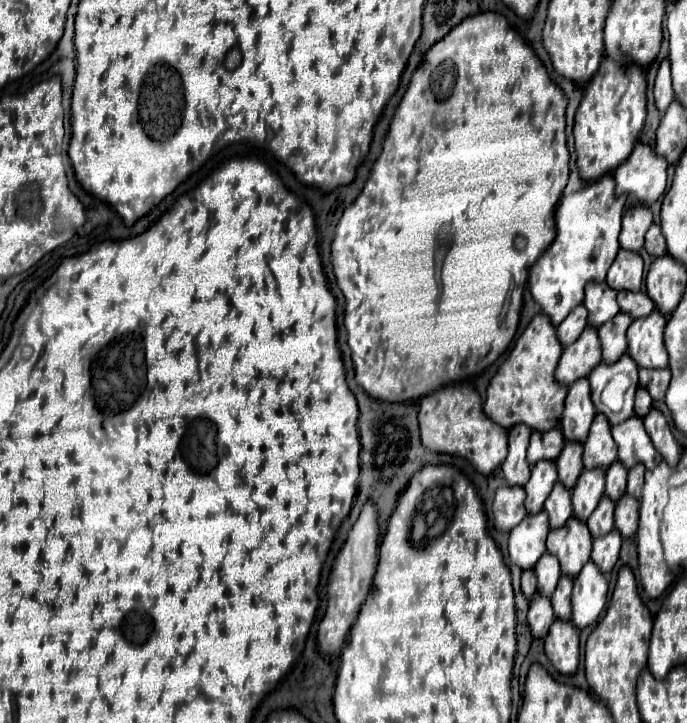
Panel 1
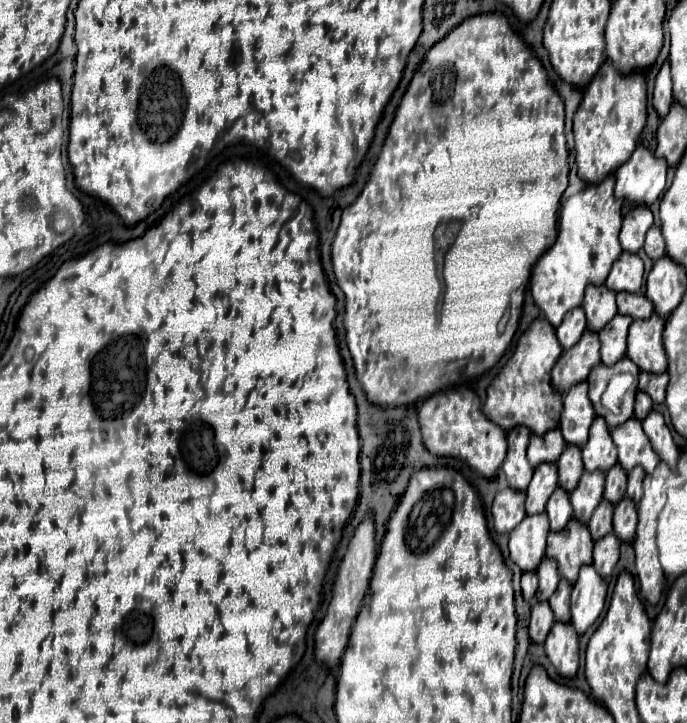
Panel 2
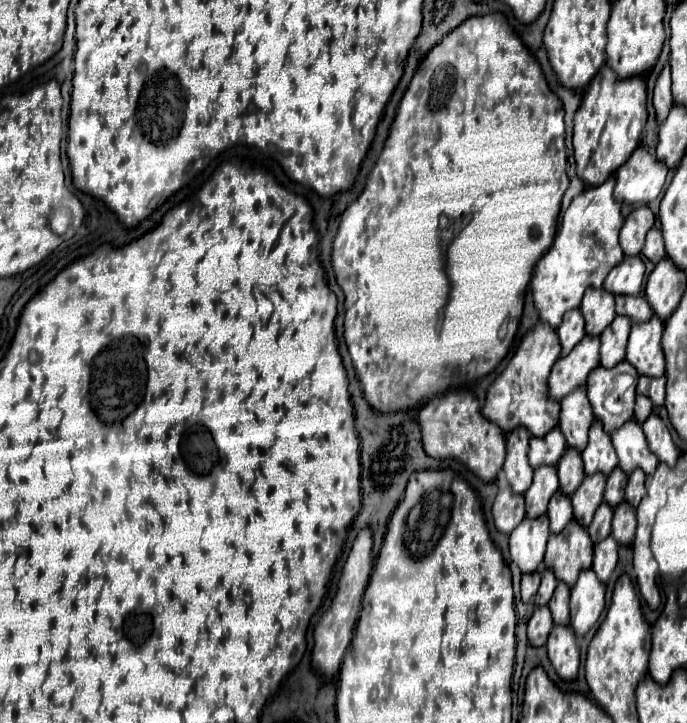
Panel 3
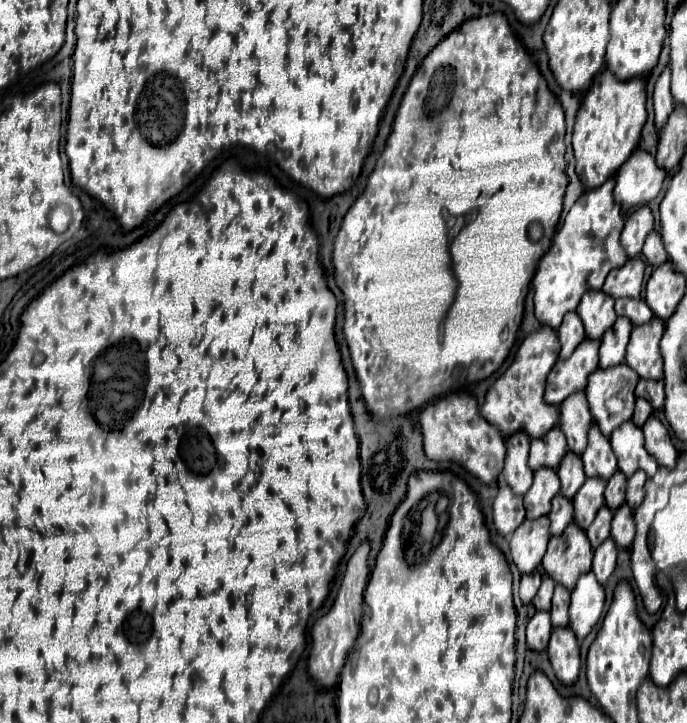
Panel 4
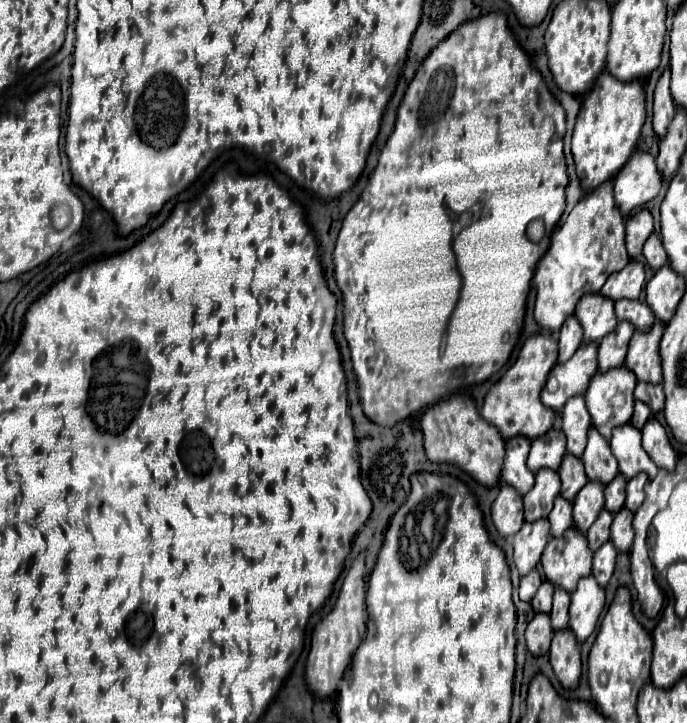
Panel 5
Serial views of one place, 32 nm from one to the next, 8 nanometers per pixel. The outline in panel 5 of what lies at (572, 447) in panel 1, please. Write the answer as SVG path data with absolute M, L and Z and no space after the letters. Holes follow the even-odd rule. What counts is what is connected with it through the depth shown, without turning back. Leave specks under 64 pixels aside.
M572 454L564 456L558 474L560 474L560 480L562 480L562 492L560 494L568 500L572 500L580 492L580 488L588 482L582 460L572 456Z

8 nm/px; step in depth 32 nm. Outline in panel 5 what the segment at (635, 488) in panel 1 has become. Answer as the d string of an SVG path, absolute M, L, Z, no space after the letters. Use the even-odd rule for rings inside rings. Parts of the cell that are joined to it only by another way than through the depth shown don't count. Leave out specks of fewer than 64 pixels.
M644 472L636 474L632 480L628 480L628 488L626 488L626 506L636 512L636 508L642 504L644 500L644 484L646 484L648 476Z

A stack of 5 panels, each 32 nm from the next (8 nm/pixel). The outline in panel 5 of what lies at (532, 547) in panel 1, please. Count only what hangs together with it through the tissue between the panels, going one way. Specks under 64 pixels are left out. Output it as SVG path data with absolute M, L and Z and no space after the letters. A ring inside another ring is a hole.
M540 518L536 522L524 522L522 528L514 534L514 564L520 576L526 576L534 570L542 558L542 552L550 538L550 522L548 518Z

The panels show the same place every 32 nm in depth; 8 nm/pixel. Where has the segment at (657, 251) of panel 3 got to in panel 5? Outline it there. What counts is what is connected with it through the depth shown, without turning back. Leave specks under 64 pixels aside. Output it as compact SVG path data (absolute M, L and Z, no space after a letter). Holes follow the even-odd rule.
M652 234L652 236L646 240L646 244L644 244L644 256L646 256L646 262L648 262L654 270L658 270L660 266L664 266L664 264L668 262L668 256L666 256L666 252L664 252L664 246L662 246L662 242L660 242L660 238L658 238L656 234Z

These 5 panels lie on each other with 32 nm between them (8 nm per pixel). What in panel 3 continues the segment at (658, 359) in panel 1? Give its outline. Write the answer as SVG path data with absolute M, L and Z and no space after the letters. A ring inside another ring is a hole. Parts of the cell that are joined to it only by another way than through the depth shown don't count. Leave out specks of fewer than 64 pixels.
M652 316L648 322L634 322L632 324L628 348L626 348L626 360L630 360L630 364L636 366L638 374L646 374L646 376L662 376L664 374L666 358L664 358L664 350L660 344L662 330L664 330L664 320L658 316Z

